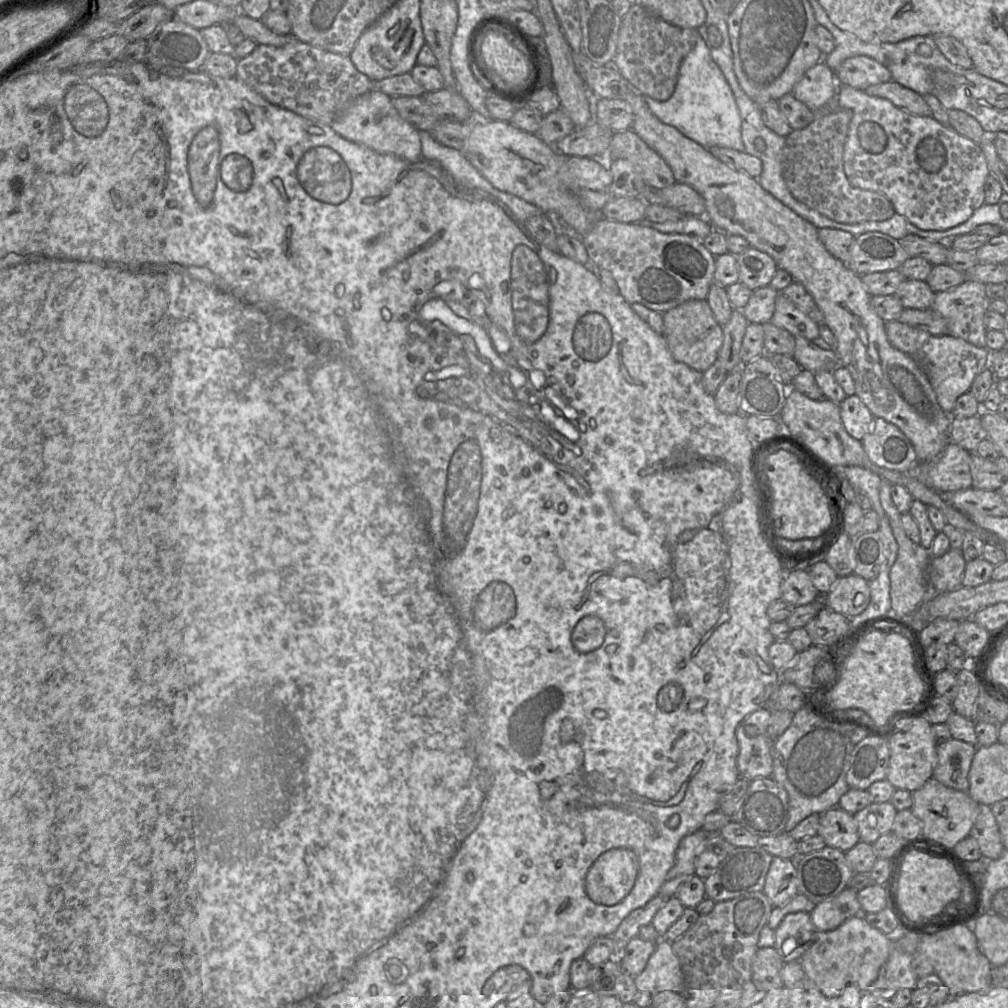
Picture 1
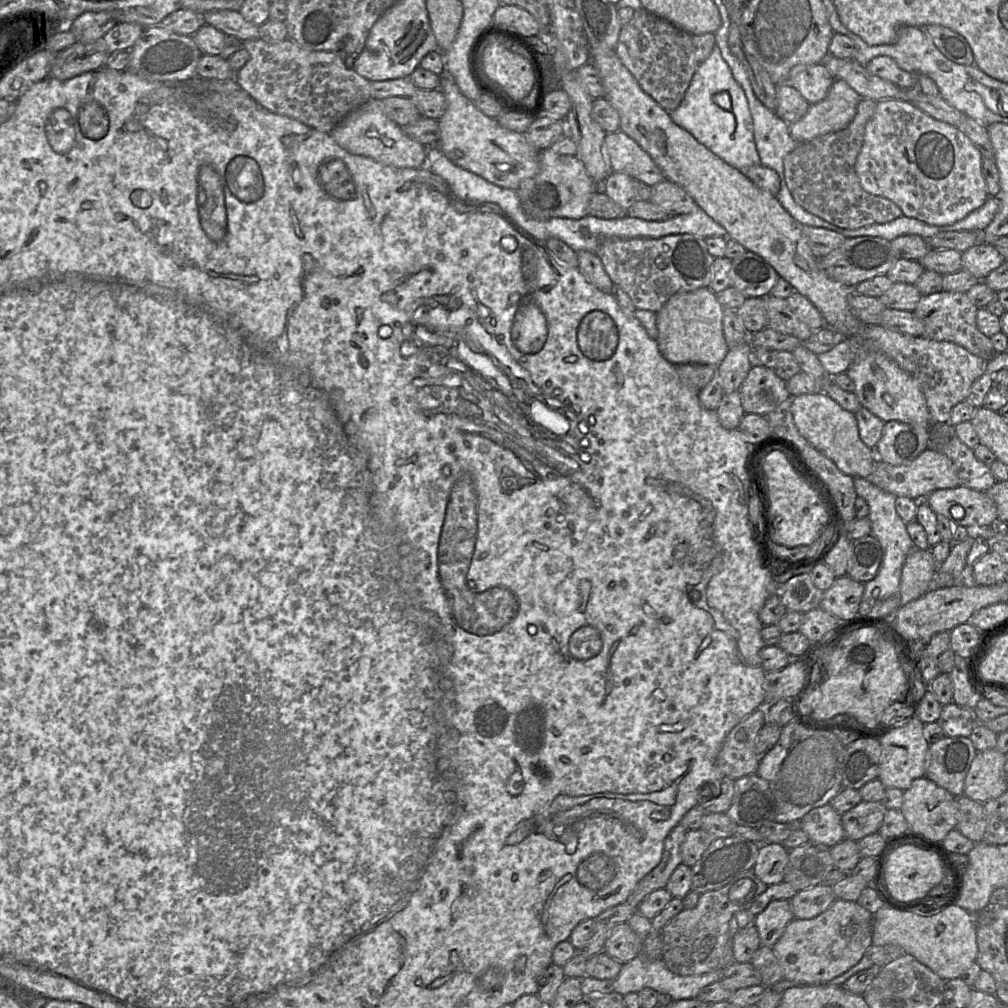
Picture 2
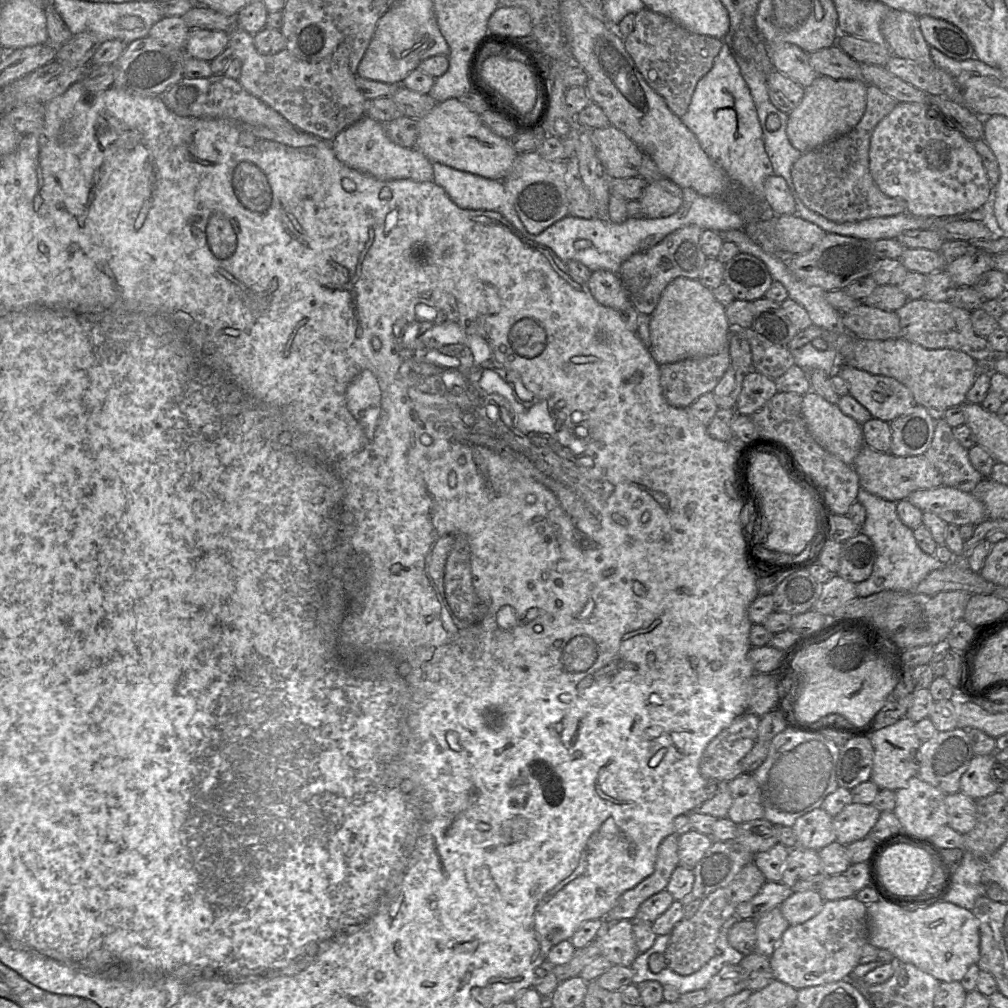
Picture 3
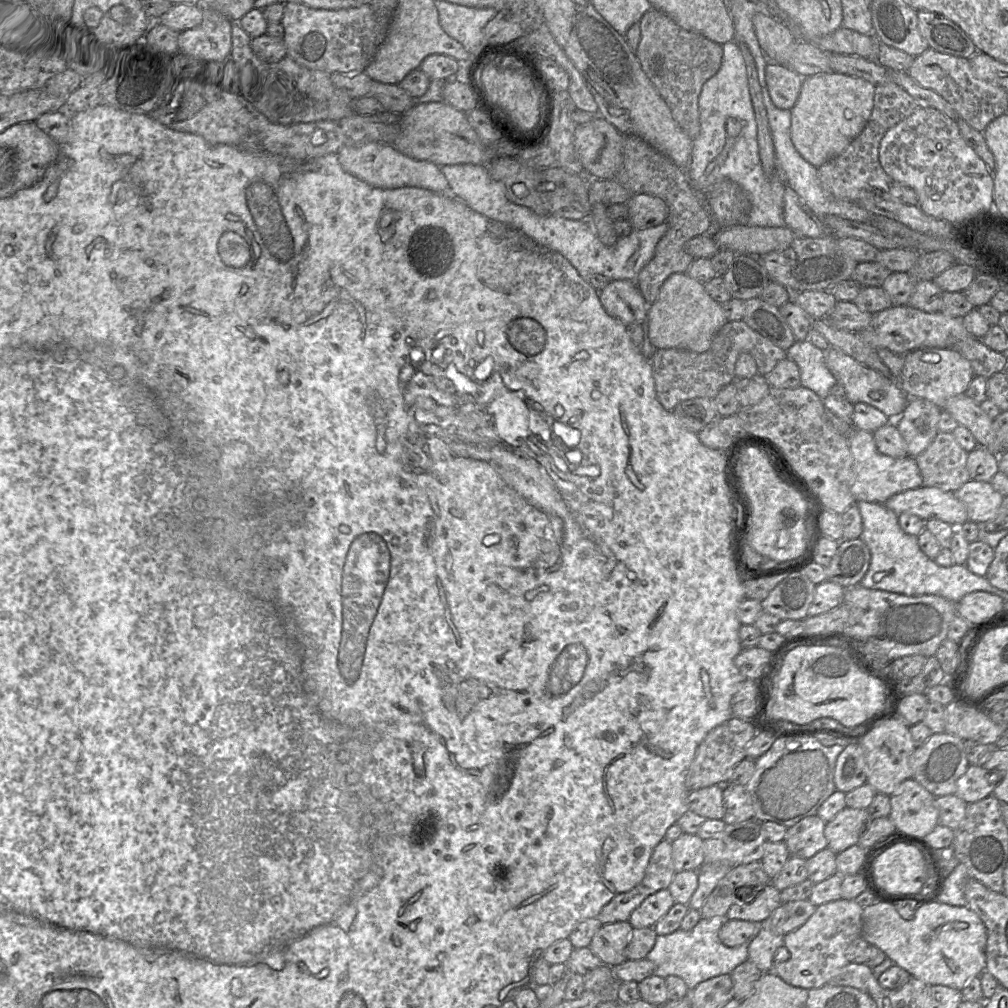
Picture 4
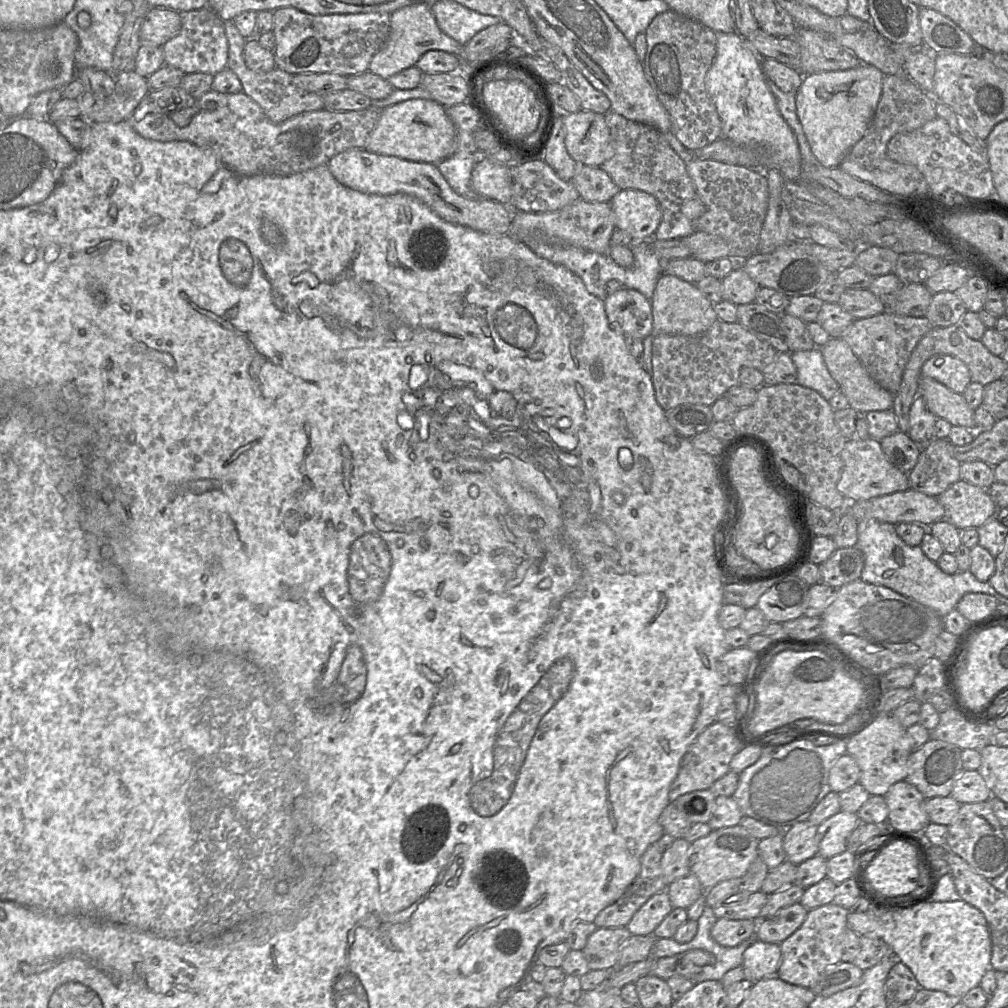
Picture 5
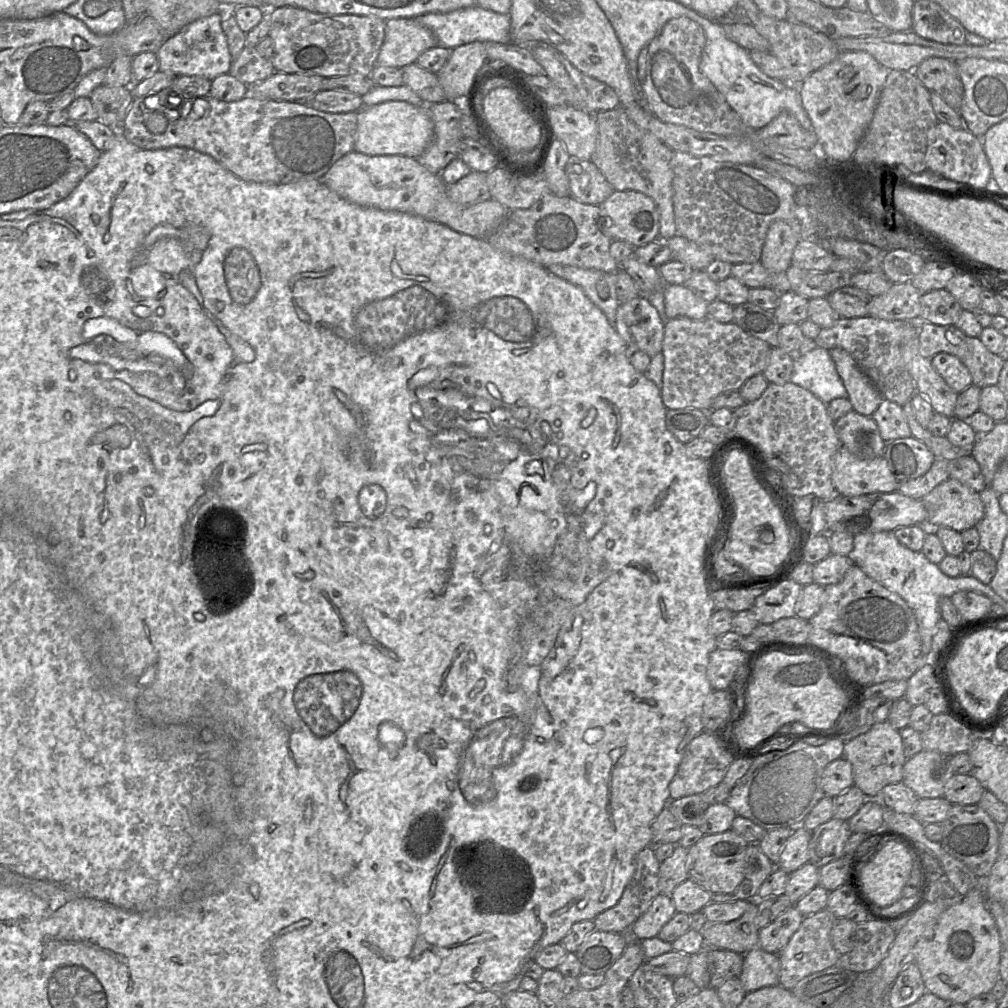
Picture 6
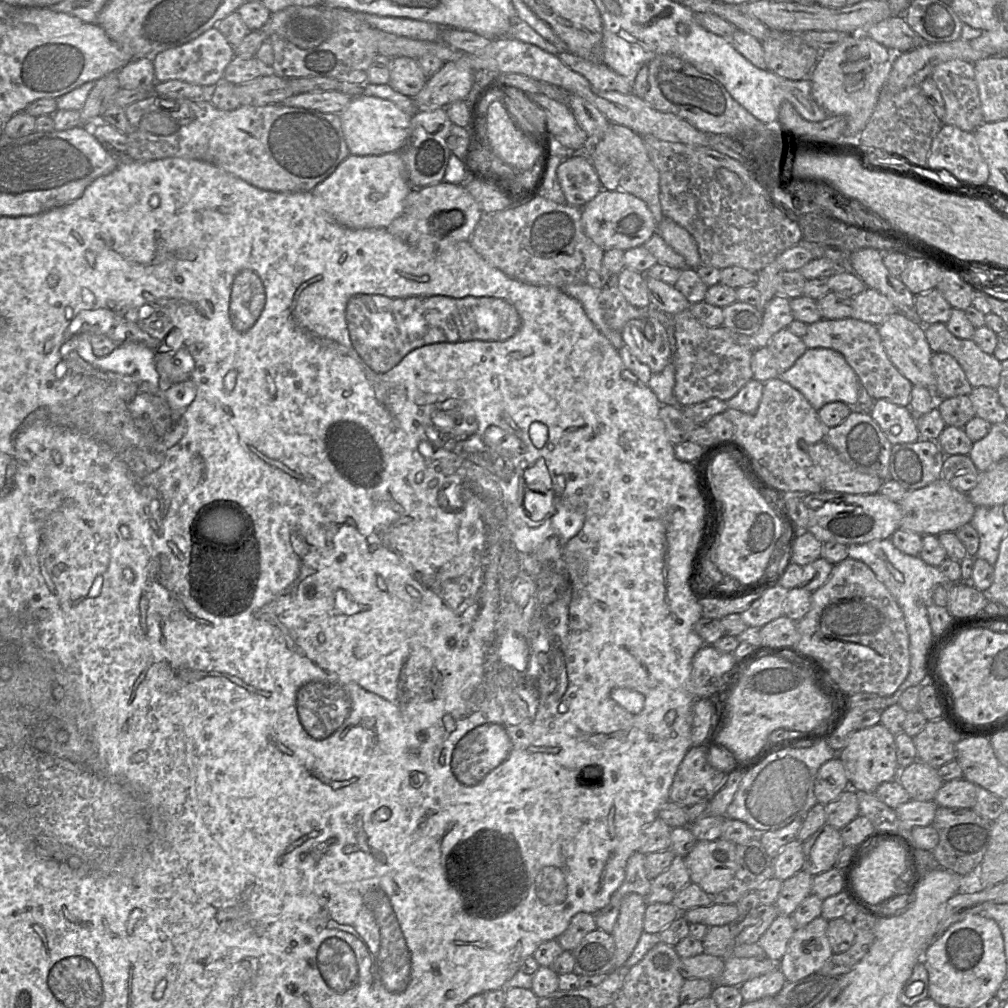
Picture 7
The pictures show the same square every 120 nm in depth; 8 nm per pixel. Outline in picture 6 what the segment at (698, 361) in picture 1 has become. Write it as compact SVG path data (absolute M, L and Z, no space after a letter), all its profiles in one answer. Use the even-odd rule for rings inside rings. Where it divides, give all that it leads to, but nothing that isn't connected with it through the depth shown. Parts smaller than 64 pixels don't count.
M664 284L666 319L686 317L702 320L708 316L708 304L684 285Z

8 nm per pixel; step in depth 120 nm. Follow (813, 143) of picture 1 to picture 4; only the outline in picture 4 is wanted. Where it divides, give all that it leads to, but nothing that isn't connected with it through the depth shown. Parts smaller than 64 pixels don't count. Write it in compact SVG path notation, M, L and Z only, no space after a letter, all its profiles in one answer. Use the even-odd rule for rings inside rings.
M893 81L875 85L873 109L863 131L841 154L817 168L821 187L833 197L851 203L865 195L875 195L884 200L917 205L915 190L895 181L884 171L879 162L878 150L886 132L911 115L918 107L918 103Z

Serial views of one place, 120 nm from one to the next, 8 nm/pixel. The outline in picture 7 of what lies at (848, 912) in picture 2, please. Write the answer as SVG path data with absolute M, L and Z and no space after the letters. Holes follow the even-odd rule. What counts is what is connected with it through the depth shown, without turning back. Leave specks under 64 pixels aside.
M822 916L797 927L790 938L778 968L787 982L817 973L832 956L827 935L828 922Z

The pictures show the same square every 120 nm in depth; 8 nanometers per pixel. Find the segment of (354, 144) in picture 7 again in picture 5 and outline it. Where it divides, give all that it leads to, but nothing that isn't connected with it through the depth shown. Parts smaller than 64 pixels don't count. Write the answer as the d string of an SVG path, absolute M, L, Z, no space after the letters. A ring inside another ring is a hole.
M409 99L380 111L364 148L377 154L437 164L456 152L457 133L446 107L433 99Z

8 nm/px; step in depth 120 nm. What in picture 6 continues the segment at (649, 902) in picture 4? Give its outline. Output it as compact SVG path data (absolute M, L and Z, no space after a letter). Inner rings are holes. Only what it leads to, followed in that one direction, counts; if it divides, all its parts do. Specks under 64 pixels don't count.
M660 893L631 926L630 936L637 941L657 937L662 927L676 912L671 896Z

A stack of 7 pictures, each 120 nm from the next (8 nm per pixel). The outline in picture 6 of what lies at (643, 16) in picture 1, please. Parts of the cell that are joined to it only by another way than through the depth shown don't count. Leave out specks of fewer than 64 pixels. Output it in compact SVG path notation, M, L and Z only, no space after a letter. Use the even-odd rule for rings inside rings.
M685 16L669 20L647 46L646 77L641 82L639 102L663 122L699 132L742 136L758 130L749 128L742 121L723 94L701 72L705 43L704 30L694 20Z

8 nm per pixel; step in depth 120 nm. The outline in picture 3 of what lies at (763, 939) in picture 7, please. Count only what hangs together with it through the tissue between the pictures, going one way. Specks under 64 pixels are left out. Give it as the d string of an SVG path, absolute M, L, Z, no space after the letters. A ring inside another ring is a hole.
M792 892L780 905L780 910L790 925L797 925L816 916L822 910L824 903L818 892Z

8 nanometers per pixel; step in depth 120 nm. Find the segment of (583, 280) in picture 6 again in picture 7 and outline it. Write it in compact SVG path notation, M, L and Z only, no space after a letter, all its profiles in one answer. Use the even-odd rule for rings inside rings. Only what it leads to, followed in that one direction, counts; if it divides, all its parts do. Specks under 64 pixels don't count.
M566 284L561 286L560 289L581 303L588 318L617 350L625 346L621 338L621 332L610 328L604 320L602 308L599 303L601 289L587 284Z

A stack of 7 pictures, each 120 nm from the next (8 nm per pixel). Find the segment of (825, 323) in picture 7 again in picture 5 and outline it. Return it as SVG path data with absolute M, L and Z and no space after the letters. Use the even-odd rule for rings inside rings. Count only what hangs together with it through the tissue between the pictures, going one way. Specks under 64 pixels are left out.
M885 310L871 317L854 320L840 338L850 346L868 374L884 389L895 394L912 351L933 327L926 316L911 317Z

